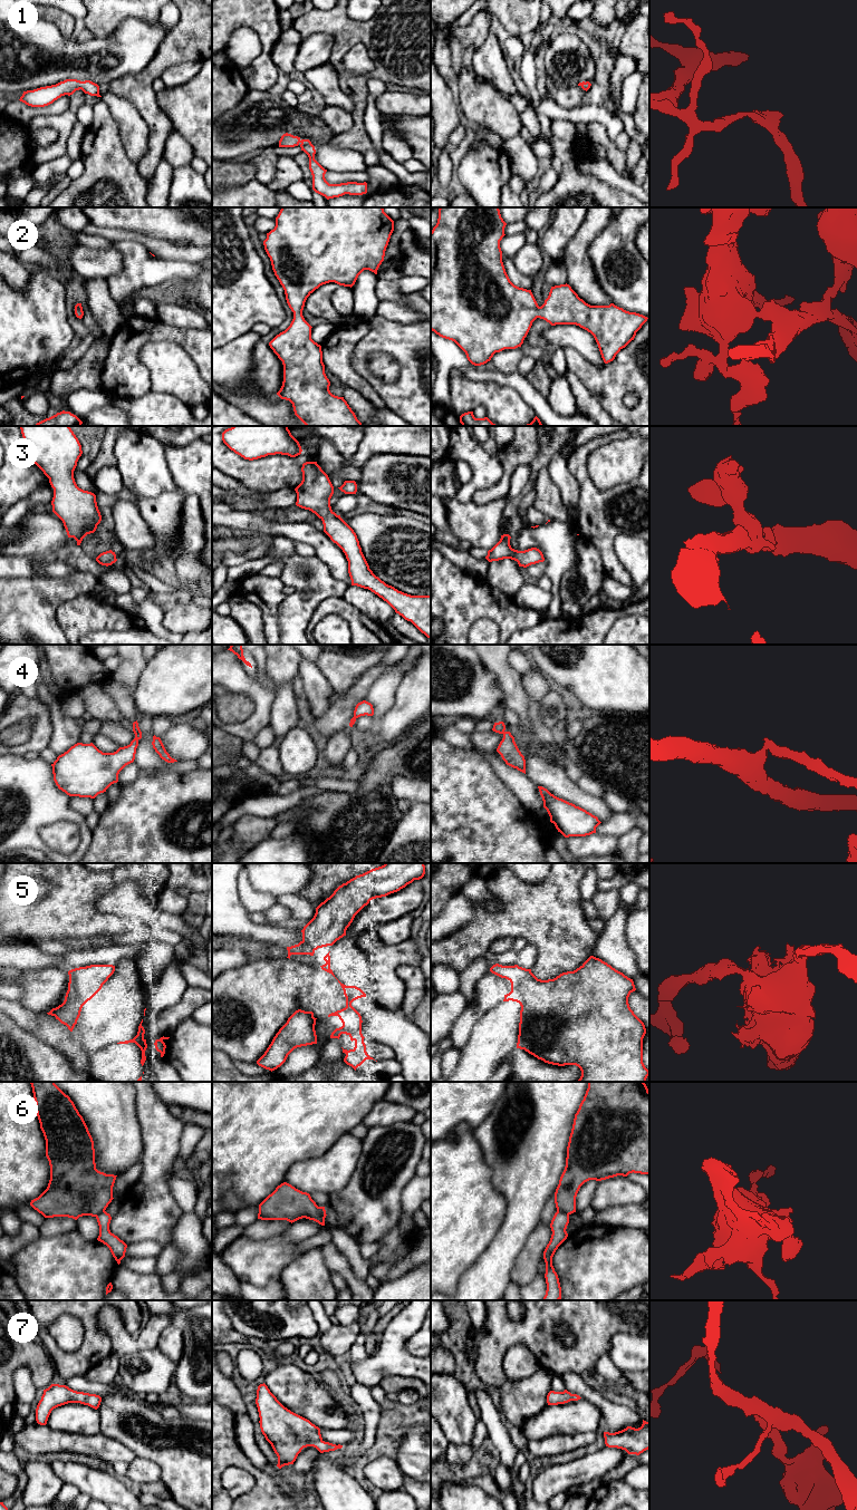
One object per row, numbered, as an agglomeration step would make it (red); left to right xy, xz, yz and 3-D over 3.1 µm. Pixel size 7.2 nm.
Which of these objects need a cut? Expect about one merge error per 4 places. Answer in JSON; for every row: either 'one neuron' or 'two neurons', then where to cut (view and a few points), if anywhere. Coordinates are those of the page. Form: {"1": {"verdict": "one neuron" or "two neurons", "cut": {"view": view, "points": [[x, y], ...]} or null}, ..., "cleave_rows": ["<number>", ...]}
{"1": {"verdict": "one neuron", "cut": null}, "2": {"verdict": "one neuron", "cut": null}, "3": {"verdict": "one neuron", "cut": null}, "4": {"verdict": "two neurons", "cut": {"view": "xy", "points": [[135, 735], [138, 738]]}}, "5": {"verdict": "one neuron", "cut": null}, "6": {"verdict": "two neurons", "cut": {"view": "yz", "points": [[557, 1210], [568, 1215]]}}, "7": {"verdict": "one neuron", "cut": null}, "cleave_rows": ["4", "6"]}

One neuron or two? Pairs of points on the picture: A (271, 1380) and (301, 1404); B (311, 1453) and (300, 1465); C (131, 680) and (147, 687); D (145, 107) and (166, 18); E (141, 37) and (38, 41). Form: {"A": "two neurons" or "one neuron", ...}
{"A": "one neuron", "B": "one neuron", "C": "two neurons", "D": "two neurons", "E": "one neuron"}

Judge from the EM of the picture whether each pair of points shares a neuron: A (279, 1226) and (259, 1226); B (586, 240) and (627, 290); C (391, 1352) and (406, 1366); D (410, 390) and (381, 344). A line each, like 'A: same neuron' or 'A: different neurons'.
A: same neuron
B: different neurons
C: same neuron
D: same neuron

